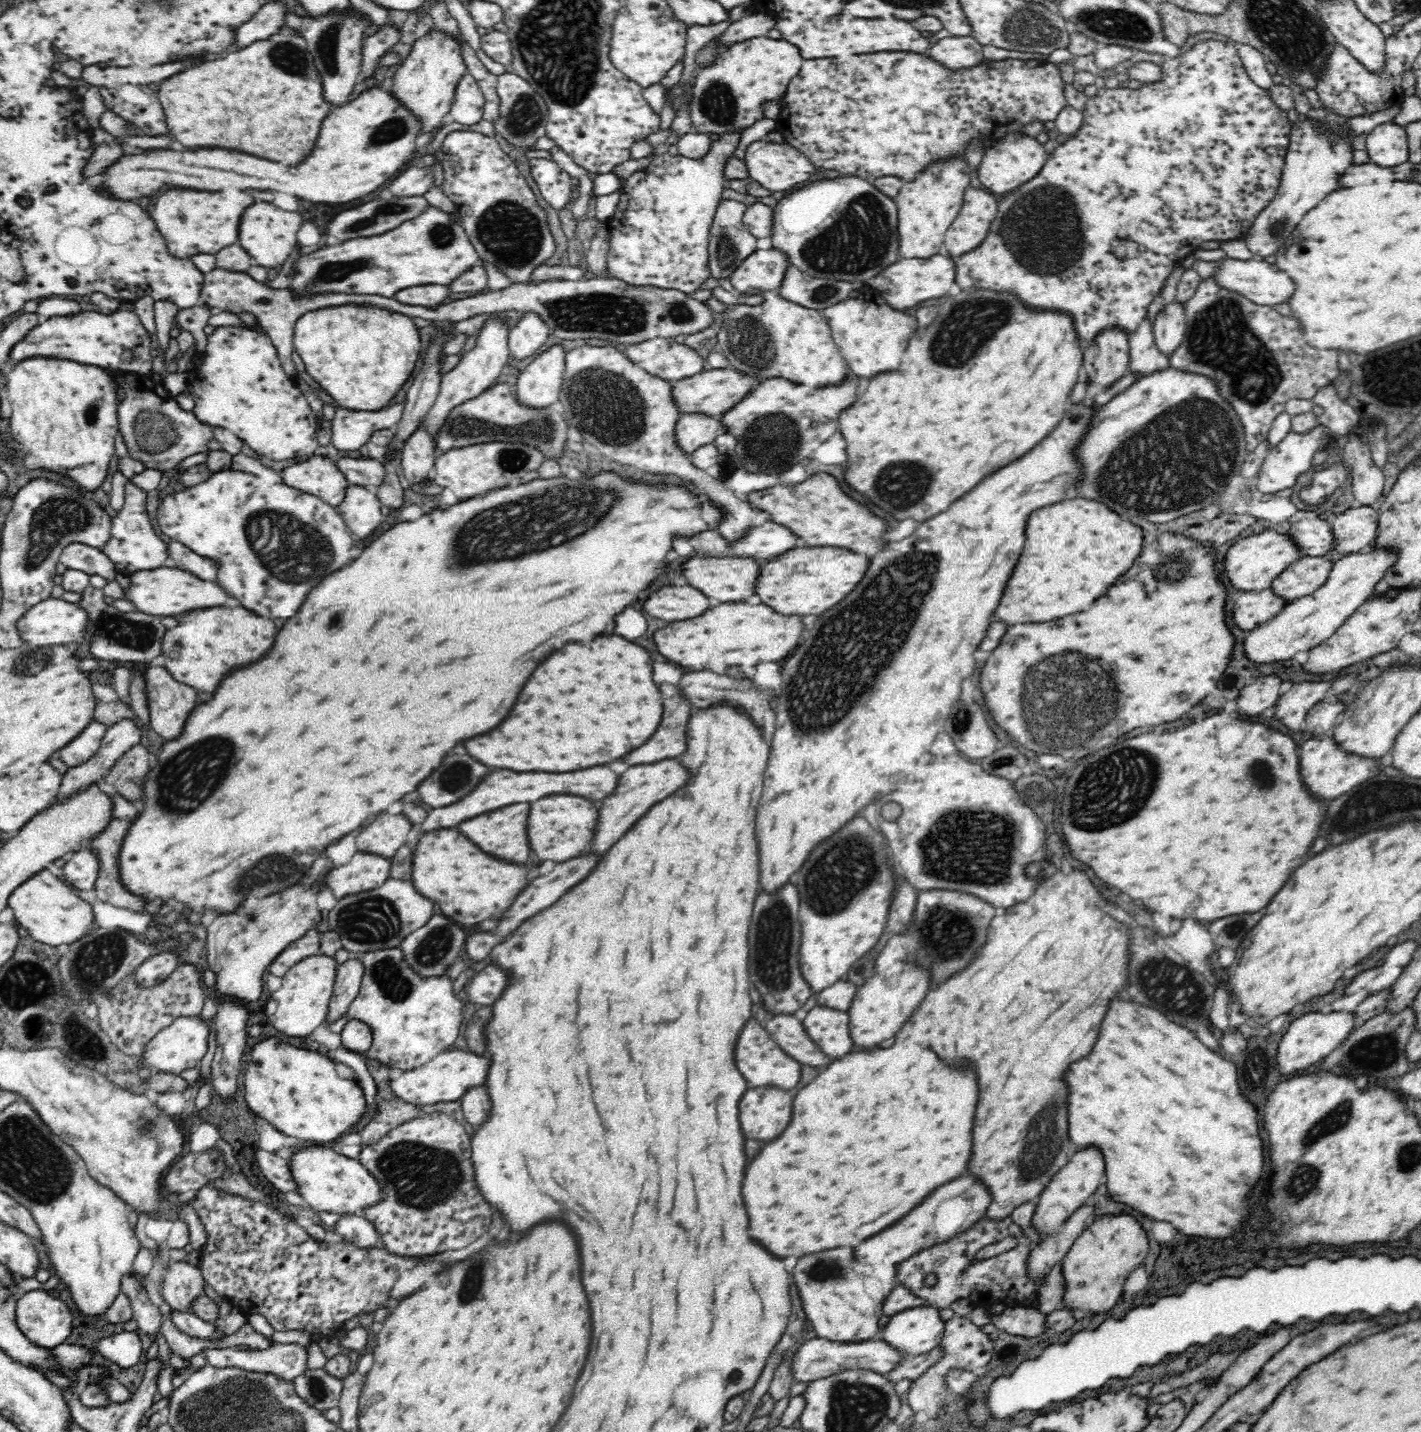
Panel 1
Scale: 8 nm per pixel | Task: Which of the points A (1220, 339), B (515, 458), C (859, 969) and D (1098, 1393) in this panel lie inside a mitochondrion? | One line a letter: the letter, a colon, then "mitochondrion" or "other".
A: mitochondrion
B: mitochondrion
C: other
D: other

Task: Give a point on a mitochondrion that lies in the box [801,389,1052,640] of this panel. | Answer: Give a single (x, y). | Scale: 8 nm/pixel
(898, 487)

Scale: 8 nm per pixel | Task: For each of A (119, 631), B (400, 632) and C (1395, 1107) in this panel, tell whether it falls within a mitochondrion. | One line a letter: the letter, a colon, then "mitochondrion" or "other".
A: mitochondrion
B: other
C: other

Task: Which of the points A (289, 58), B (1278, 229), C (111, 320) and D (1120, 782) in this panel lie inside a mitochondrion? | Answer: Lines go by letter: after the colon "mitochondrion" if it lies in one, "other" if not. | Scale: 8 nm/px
A: mitochondrion
B: mitochondrion
C: other
D: mitochondrion

